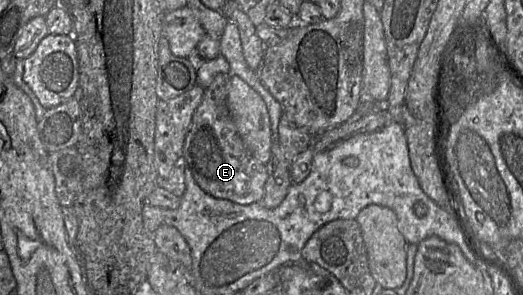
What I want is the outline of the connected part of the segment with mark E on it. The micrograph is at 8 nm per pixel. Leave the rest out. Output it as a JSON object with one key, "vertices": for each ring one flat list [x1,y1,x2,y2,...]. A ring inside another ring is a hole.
{"vertices":[[218,73,205,89,186,135,183,156,197,184,217,199,248,205,261,202,268,173,266,164,254,158,244,145,227,106,230,74]]}

